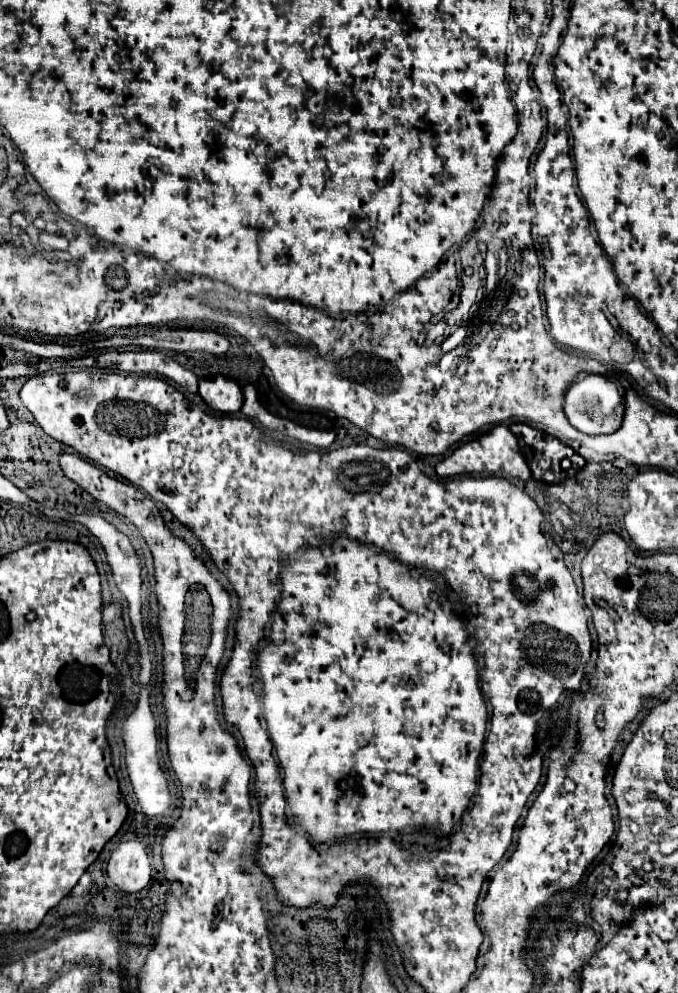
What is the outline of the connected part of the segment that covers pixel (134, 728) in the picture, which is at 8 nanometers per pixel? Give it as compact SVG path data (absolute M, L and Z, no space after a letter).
M142 697L136 701L136 709L132 711L132 715L128 715L124 719L124 727L122 727L122 741L126 747L126 769L128 769L128 777L134 789L134 795L142 807L142 811L146 815L160 815L166 813L170 807L170 791L168 791L168 781L164 777L164 773L160 771L158 765L158 737L156 737L156 723L150 711L150 703L146 701L146 697Z

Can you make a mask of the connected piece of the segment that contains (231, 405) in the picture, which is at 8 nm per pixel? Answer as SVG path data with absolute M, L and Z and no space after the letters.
M210 377L200 381L200 397L210 409L222 413L236 413L242 407L242 389L238 381L228 377Z

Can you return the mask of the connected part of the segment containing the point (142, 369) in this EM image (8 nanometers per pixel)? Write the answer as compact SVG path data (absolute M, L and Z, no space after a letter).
M124 351L118 355L116 361L118 369L124 373L138 373L138 375L160 375L170 379L190 393L198 393L198 377L178 365L172 357L160 351Z

